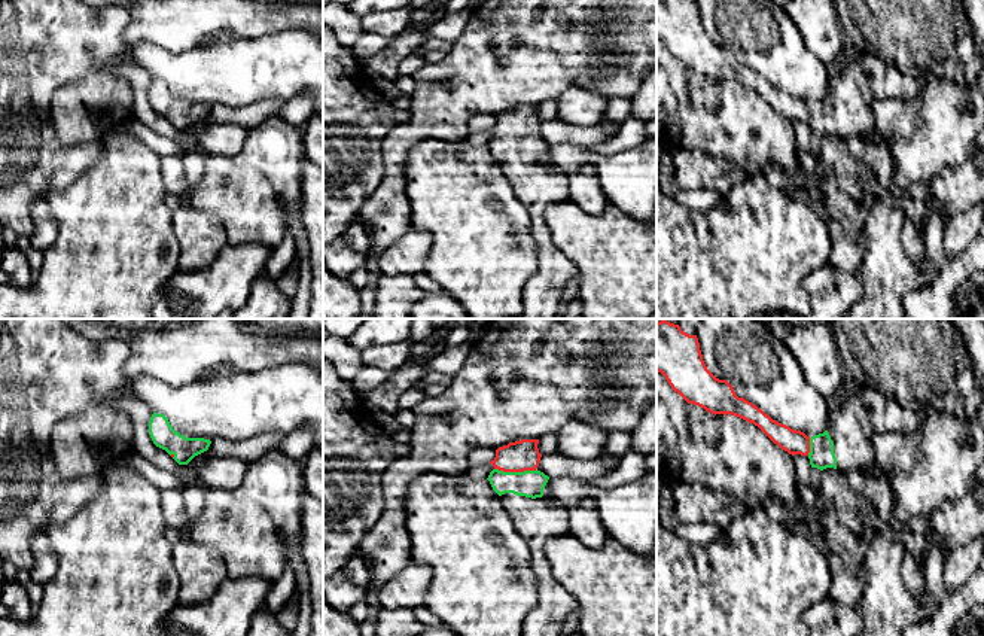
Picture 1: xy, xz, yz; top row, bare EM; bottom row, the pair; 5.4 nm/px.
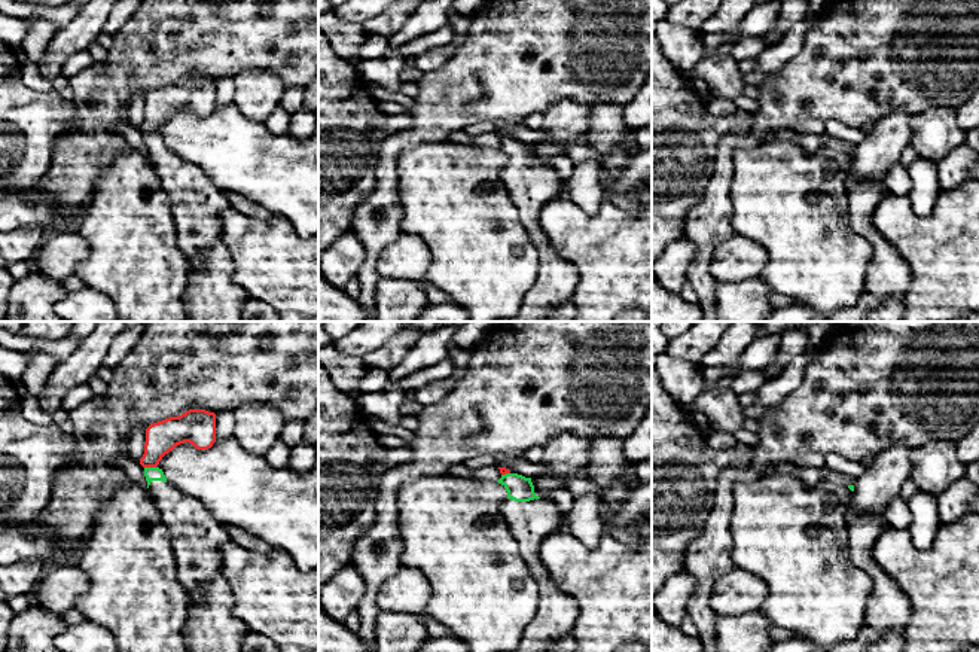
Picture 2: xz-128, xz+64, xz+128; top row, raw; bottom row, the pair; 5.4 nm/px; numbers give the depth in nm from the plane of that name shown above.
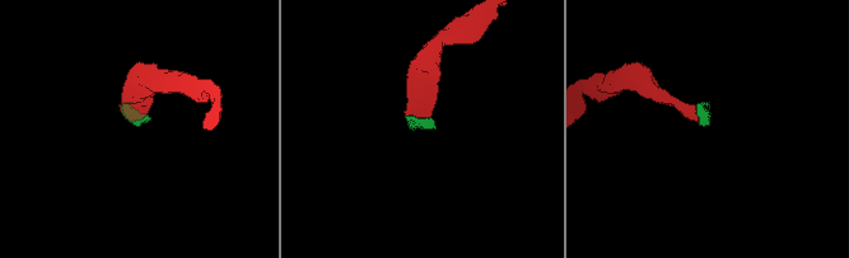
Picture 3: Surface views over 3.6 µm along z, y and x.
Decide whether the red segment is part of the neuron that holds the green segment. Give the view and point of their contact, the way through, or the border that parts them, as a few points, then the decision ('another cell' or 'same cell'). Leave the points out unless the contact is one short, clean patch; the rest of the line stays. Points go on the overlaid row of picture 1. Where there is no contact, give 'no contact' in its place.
contact xz (515, 472); way xz (530, 483), (515, 472), (518, 456); same cell

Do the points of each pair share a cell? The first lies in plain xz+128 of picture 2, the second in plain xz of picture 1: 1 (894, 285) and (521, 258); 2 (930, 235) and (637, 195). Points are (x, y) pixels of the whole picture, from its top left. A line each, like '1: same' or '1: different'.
1: different
2: different

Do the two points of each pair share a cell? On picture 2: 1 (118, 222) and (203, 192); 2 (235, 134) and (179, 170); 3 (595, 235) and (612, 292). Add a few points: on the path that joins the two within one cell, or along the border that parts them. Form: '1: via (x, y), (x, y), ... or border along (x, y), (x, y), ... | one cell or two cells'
1: border along (155, 171), (168, 197), (179, 237) | two cells
2: border along (167, 148), (180, 158), (195, 164), (217, 185) | two cells
3: via (607, 249), (612, 253), (612, 279) | one cell

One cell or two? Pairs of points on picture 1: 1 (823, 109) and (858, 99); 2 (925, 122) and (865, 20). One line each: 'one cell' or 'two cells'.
1: one cell
2: two cells

